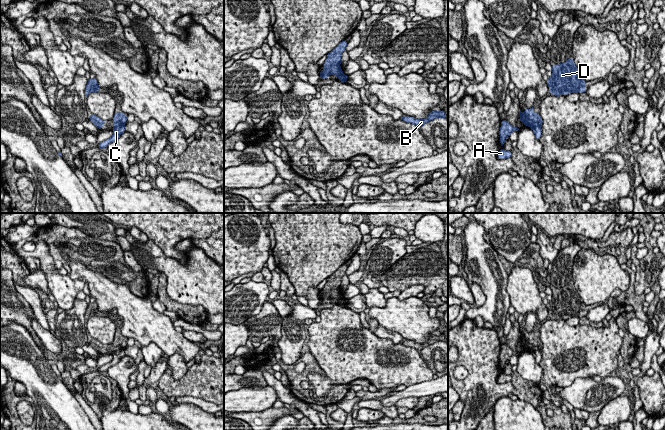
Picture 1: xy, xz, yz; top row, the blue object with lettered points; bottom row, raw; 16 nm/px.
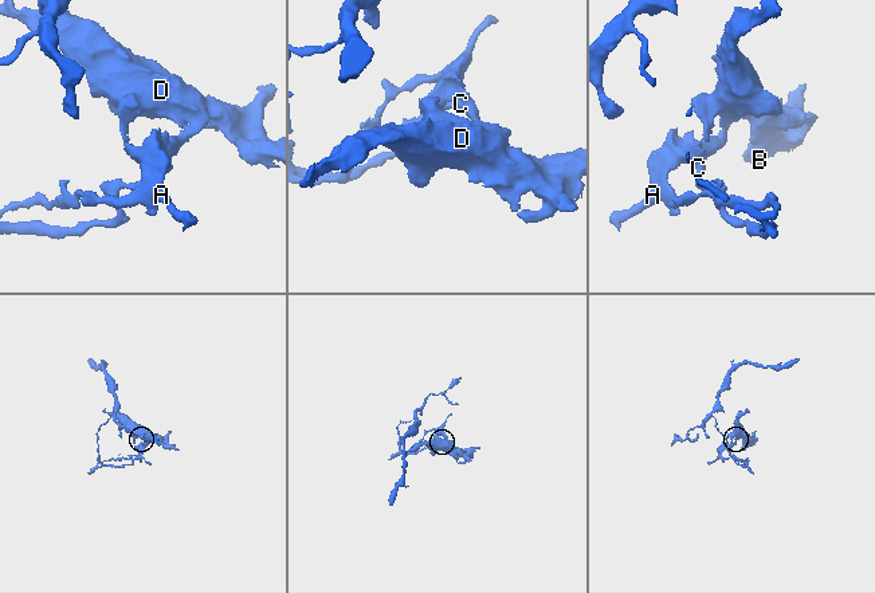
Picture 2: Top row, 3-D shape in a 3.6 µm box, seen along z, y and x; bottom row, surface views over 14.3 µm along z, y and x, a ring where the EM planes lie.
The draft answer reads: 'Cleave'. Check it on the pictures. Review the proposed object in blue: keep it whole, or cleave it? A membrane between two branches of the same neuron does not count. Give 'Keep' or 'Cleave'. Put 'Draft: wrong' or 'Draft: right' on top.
Draft: right
Cleave

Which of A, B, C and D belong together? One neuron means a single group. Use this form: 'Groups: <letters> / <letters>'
Groups: A B D / C

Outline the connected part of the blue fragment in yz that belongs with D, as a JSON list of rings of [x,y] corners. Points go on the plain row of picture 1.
[[[571,281],[564,287],[551,289],[552,300],[546,305],[550,317],[555,320],[567,320],[570,317],[586,316],[586,305]]]

